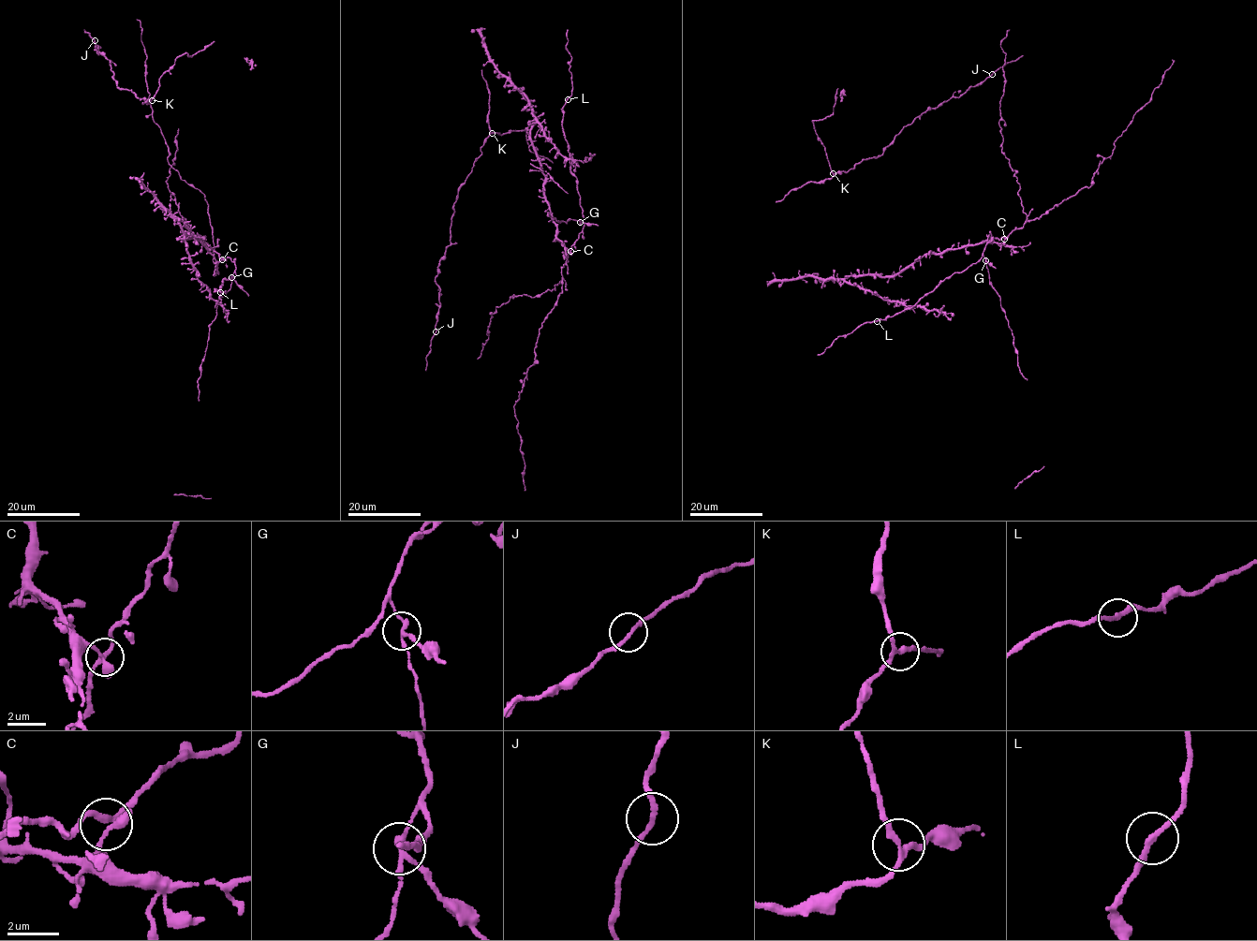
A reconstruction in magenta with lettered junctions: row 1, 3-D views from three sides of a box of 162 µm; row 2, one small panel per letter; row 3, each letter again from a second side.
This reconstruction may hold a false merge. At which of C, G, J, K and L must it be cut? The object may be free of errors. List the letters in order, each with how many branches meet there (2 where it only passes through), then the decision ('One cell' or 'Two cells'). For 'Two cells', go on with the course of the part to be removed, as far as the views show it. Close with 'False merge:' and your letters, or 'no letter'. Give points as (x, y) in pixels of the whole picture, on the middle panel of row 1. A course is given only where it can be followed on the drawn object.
C: Branches: 3. One cell
G: Branches: 3. Two cells. Course of the part to remove: (580, 222), (570, 218), (567, 222), (560, 222), (553, 218), (552, 213), (552, 215)
J: Branches: 2. One cell
K: Branches: 3. One cell
L: Branches: 2. One cell
False merge: G

